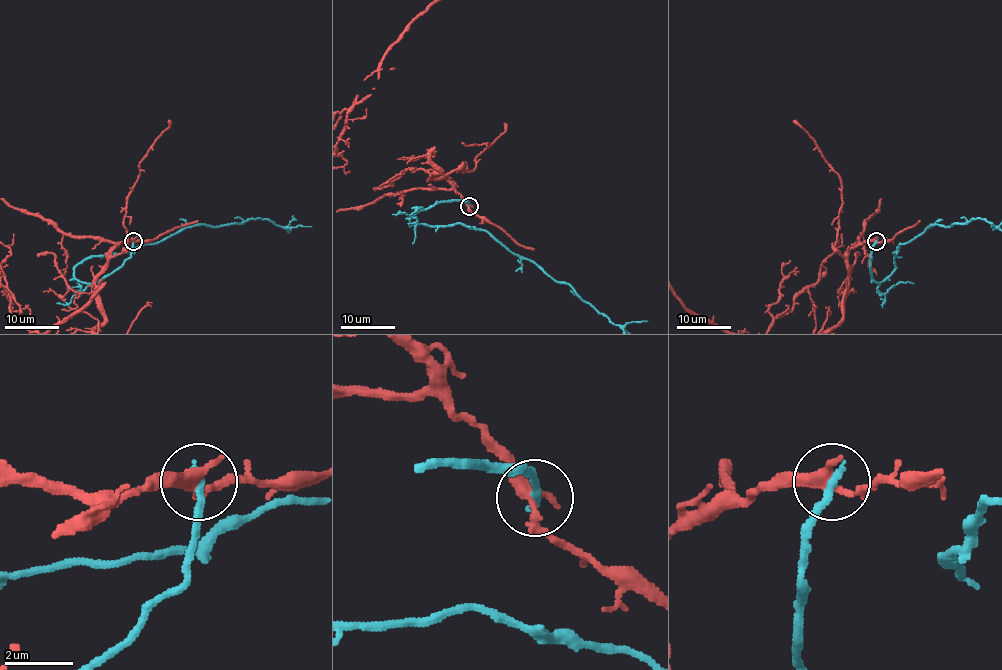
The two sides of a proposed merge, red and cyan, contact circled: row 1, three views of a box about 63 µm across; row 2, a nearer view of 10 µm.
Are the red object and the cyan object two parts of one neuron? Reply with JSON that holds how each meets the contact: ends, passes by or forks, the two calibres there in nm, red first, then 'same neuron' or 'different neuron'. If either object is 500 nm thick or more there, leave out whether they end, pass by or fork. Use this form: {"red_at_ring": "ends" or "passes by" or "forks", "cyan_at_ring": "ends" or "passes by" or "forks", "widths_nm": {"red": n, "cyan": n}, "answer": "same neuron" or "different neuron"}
{"red_at_ring": "passes by", "cyan_at_ring": "ends", "widths_nm": {"red": 360, "cyan": 240}, "answer": "different neuron"}

